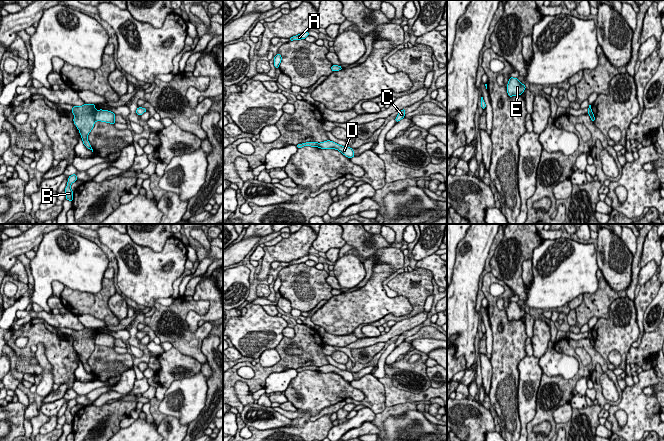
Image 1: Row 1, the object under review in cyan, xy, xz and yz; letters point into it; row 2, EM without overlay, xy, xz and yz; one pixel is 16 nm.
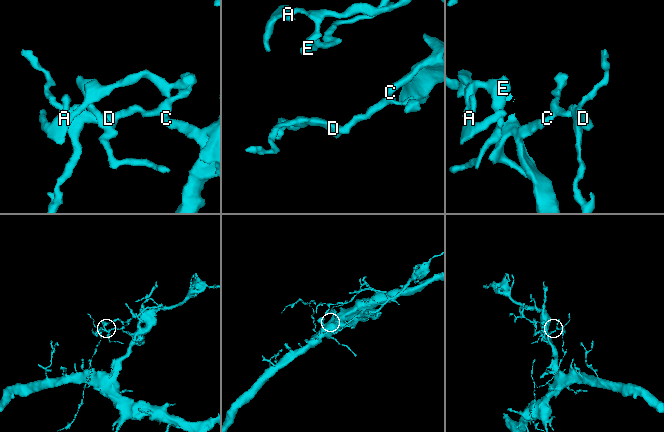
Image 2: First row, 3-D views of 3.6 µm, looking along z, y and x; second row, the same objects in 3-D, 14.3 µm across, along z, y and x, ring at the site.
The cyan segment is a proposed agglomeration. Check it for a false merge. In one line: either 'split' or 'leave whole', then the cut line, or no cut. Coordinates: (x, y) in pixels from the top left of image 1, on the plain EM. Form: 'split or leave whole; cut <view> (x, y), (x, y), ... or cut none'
split; cut xy (97, 335), (94, 344)

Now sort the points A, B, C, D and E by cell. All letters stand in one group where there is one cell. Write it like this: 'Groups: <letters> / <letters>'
Groups: A C D E / B

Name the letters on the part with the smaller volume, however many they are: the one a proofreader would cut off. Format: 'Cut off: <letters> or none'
Cut off: B

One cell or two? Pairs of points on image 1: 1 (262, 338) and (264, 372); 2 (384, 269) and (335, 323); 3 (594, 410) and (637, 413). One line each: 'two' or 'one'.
1: two
2: one
3: two

